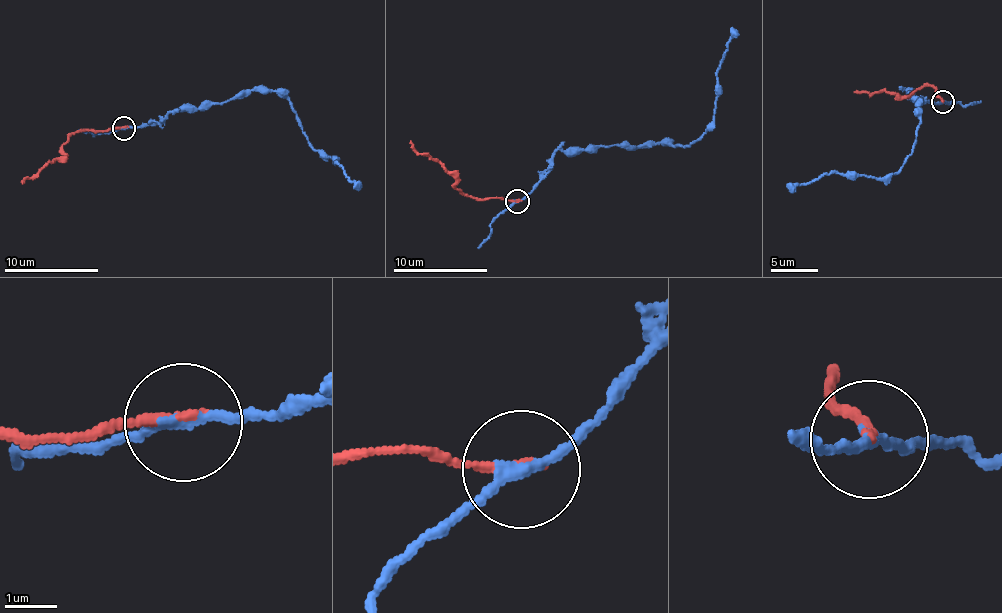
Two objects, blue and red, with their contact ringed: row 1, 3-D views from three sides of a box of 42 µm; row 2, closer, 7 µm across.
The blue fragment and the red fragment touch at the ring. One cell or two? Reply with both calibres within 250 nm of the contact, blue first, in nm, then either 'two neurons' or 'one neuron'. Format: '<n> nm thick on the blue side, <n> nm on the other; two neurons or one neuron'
200 nm thick on the blue side, 180 nm on the other; two neurons

